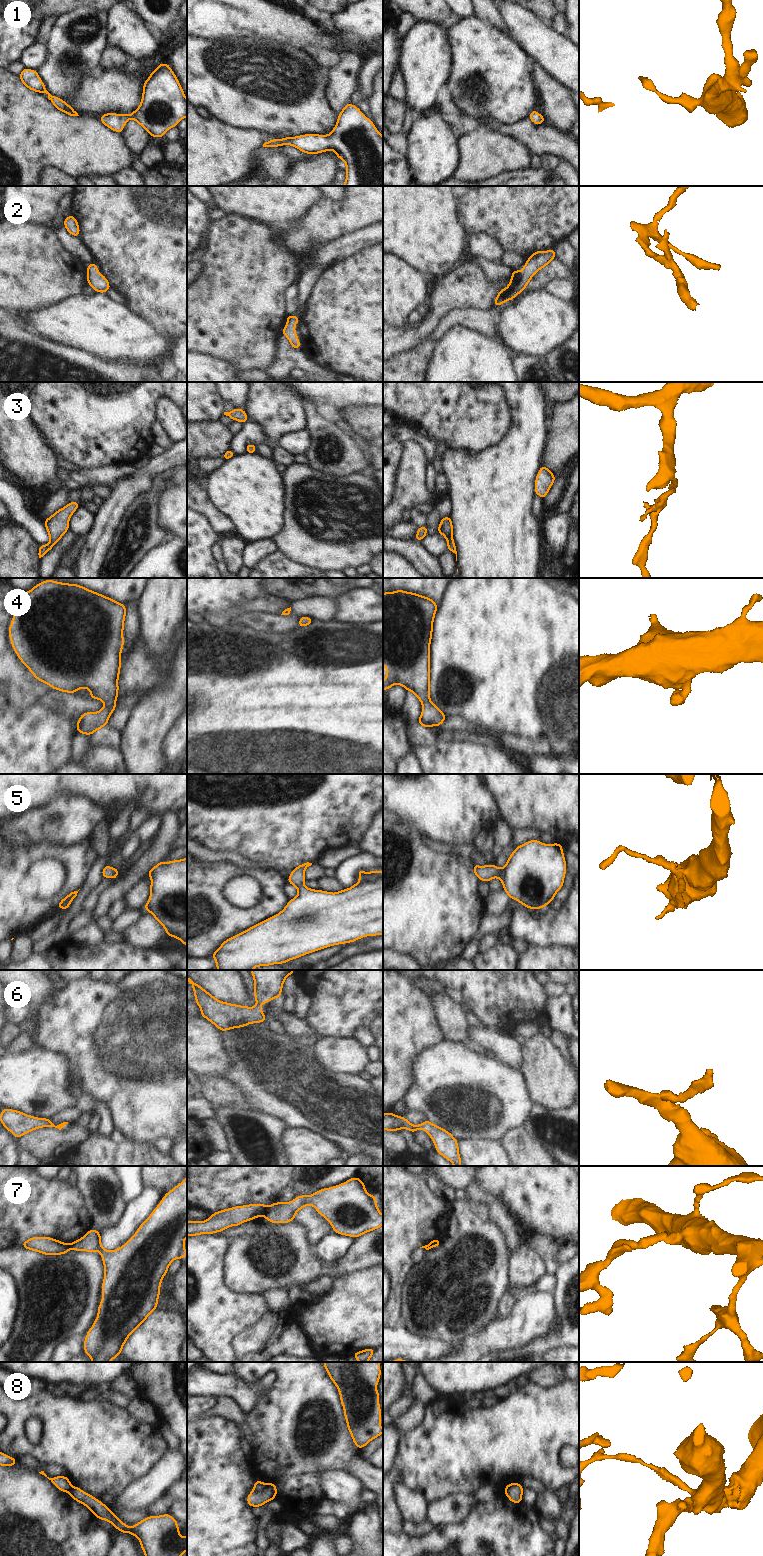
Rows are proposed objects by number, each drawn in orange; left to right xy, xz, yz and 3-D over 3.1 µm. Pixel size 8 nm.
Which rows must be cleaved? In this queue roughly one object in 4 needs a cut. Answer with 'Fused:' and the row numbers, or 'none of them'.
Fused: 7, 8

